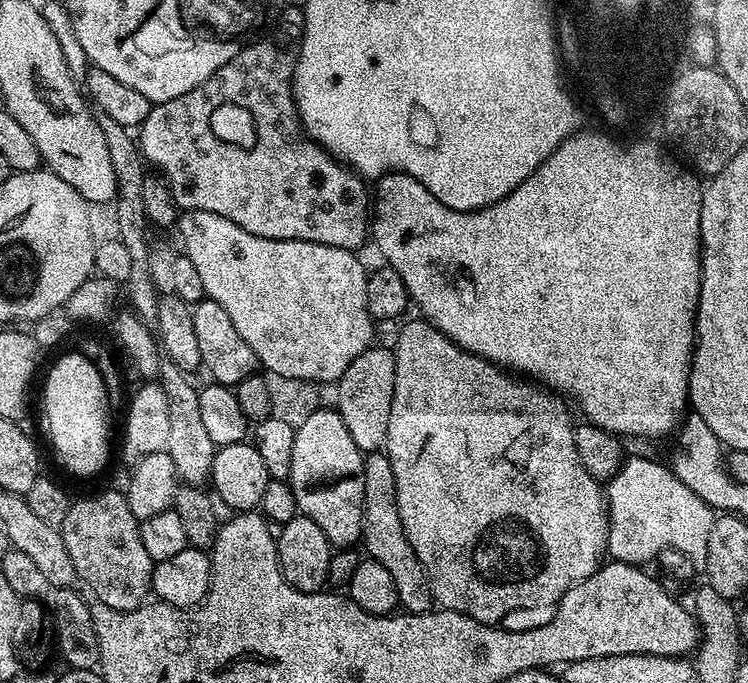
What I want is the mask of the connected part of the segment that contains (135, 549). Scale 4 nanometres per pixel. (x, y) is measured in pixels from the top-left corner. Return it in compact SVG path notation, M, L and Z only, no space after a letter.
M123 491L73 499L58 531L79 583L84 583L99 603L119 612L132 612L149 599L154 562L142 546L140 521L134 518Z

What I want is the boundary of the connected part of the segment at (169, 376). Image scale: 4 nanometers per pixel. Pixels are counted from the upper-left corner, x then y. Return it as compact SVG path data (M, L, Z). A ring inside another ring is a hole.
M163 352L159 356L158 380L166 394L169 411L169 441L165 448L171 461L174 462L177 477L185 484L201 487L205 485L212 473L213 458L216 446L207 435L203 419L199 412L198 392L192 386L187 373L182 372Z

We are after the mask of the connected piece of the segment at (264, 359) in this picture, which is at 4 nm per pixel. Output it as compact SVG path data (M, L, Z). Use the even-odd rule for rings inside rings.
M206 210L185 211L179 217L179 228L180 236L184 239L183 255L188 256L190 262L194 262L194 267L198 269L198 275L202 278L205 297L218 302L218 306L222 306L222 310L226 310L226 314L230 314L230 322L234 322L234 330L238 330L238 334L242 334L246 346L250 346L250 350L254 350L257 361L267 371L285 375L287 378L315 380L318 383L331 384L339 381L342 374L346 374L346 366L350 366L350 362L354 362L354 358L358 354L362 354L367 348L373 347L372 327L374 327L374 321L372 311L368 308L369 273L364 272L364 264L359 260L359 255L356 252L347 252L338 246L326 246L309 240L258 238L254 234L242 230L242 226L238 226L218 214L210 214Z

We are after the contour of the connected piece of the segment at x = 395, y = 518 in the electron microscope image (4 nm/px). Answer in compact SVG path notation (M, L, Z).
M371 452L365 455L363 470L363 534L361 543L371 559L382 563L394 581L399 605L409 615L426 613L434 606L432 591L424 567L418 562L409 539L406 538L402 520L398 515L397 487L394 483L394 470L387 453Z

